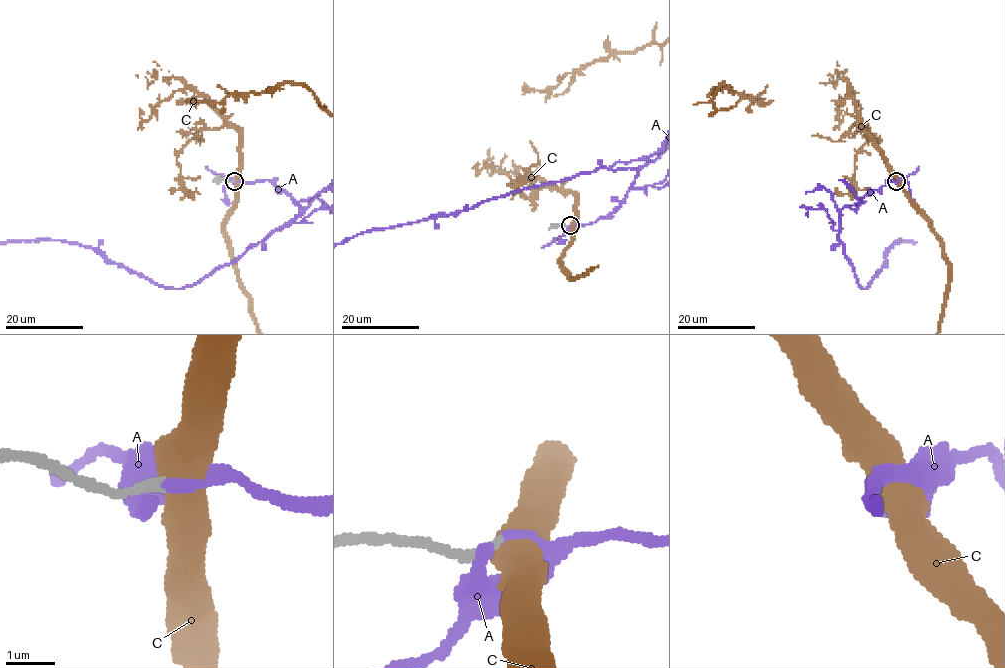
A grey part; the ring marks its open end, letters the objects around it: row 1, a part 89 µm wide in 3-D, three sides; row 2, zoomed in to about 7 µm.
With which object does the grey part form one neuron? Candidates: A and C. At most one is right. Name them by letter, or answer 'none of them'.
A

